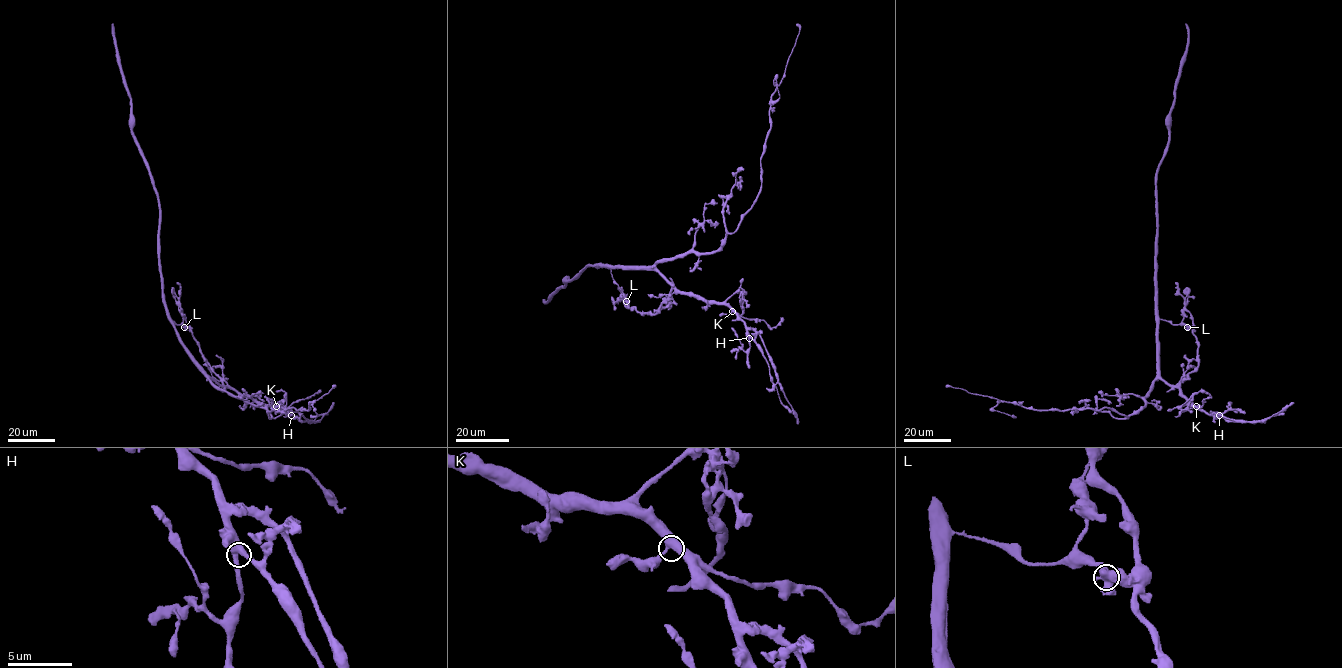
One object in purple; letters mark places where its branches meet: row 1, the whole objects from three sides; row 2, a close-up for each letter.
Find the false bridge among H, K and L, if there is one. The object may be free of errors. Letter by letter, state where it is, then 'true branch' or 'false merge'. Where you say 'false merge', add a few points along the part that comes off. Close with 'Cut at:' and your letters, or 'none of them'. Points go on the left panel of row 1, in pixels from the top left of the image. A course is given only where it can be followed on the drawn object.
H: (291, 415) | true branch
K: (276, 406) | true branch
L: (184, 327) | true branch
Cut at: none of them

